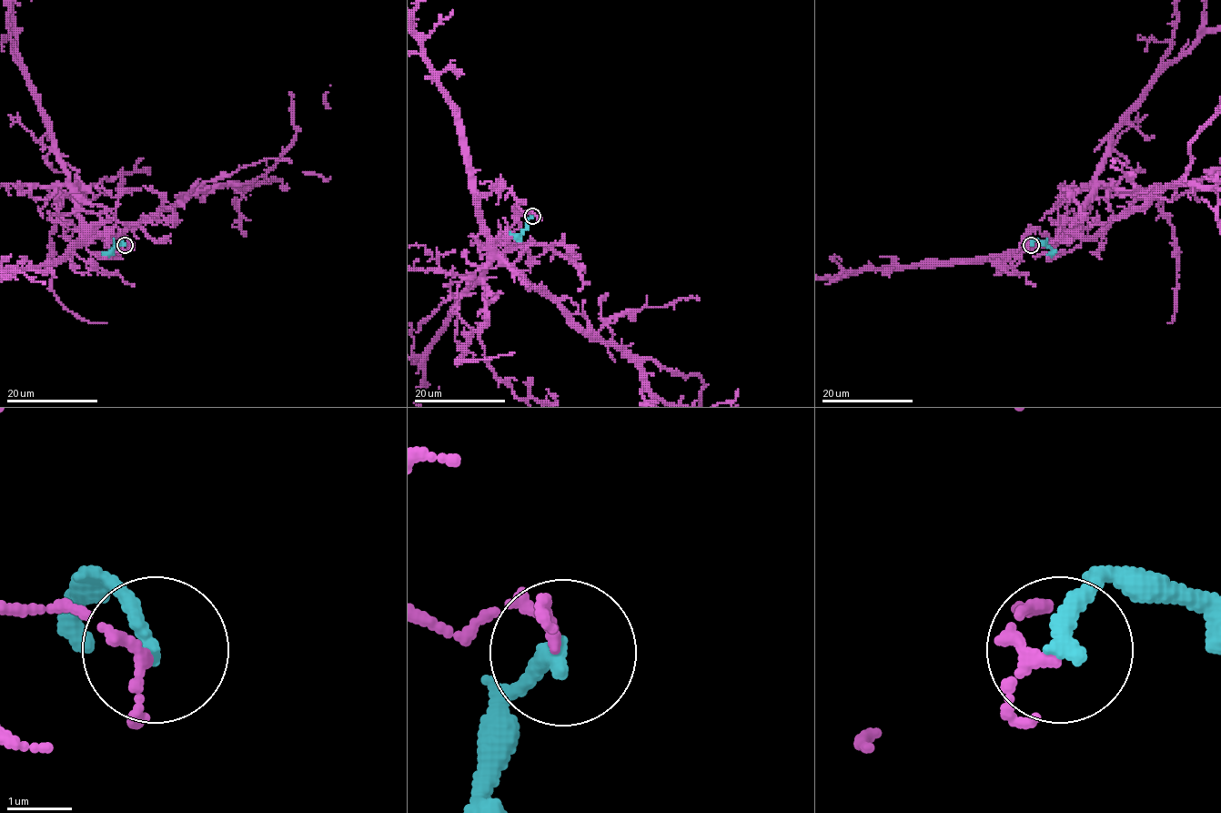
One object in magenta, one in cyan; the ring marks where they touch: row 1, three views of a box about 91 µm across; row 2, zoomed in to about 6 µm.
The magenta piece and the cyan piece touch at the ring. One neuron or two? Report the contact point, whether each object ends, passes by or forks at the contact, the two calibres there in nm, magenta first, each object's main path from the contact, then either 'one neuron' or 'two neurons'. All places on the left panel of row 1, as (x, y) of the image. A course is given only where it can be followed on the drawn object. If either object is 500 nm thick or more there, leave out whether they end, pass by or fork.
at (125, 245); magenta passes by; cyan ends there; 130 nm thick on the magenta side, 280 nm on the other; cyan runs (125, 245), (121, 240), (103, 254); two neurons

